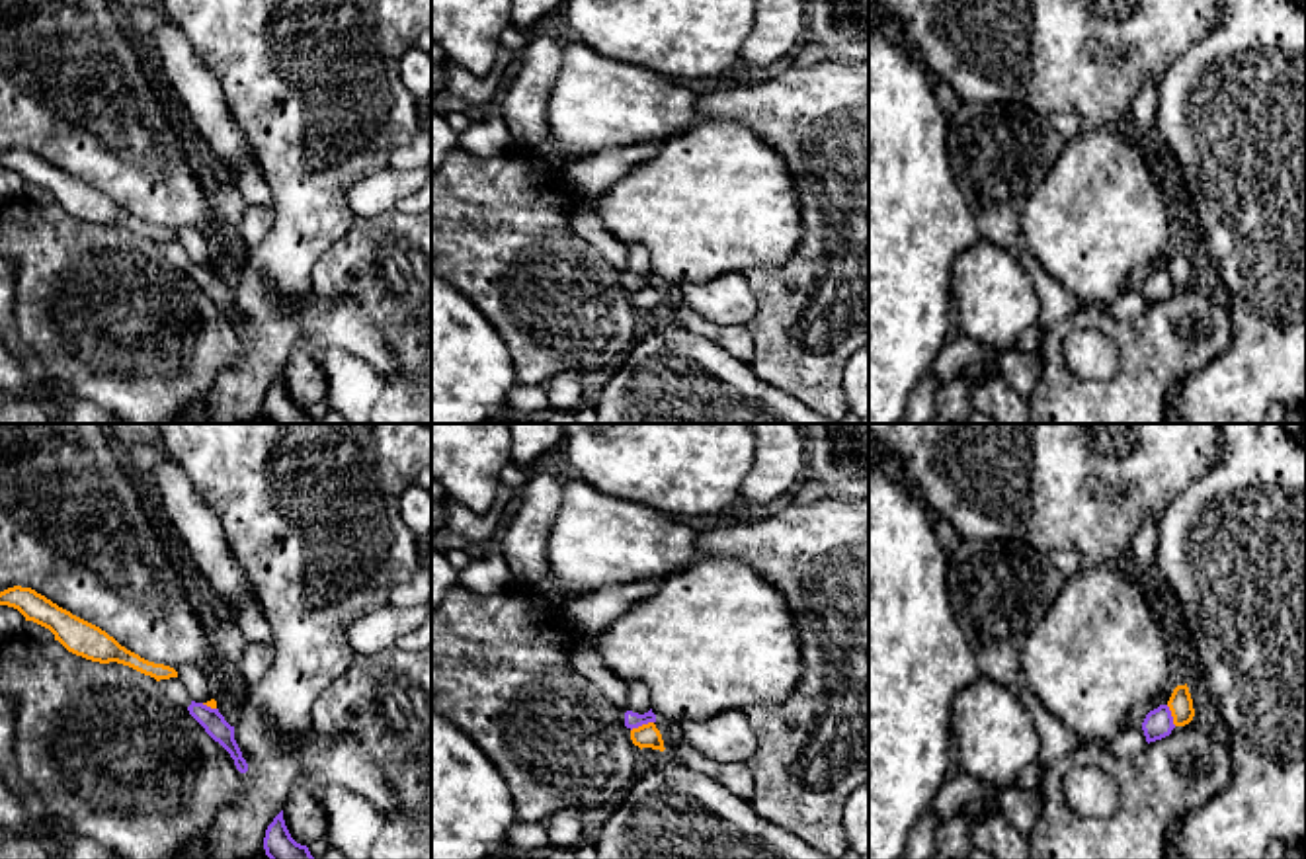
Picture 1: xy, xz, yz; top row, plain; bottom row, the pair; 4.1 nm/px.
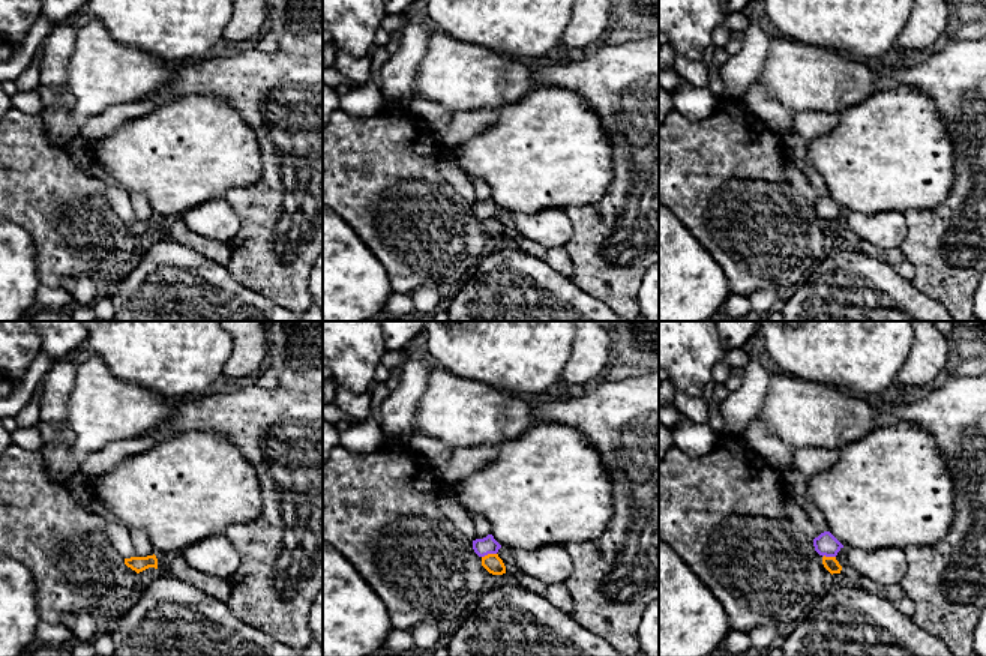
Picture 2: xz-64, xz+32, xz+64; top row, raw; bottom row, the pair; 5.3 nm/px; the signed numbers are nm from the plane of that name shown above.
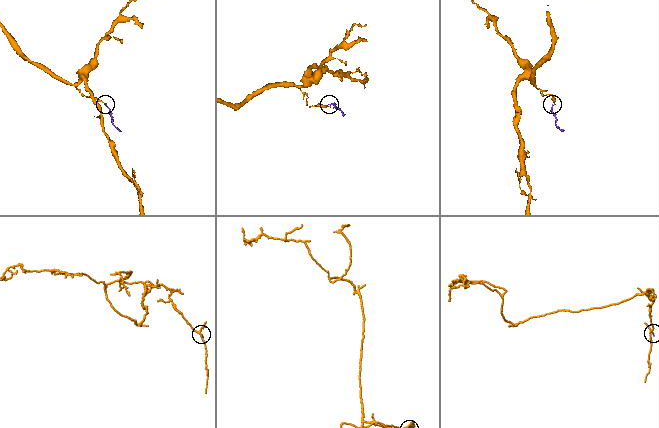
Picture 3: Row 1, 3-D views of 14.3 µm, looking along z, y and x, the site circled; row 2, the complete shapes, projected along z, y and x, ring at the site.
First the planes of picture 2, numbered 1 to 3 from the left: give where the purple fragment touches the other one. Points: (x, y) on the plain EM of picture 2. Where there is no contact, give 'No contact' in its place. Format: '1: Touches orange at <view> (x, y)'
1: No contact
2: Touches orange at xz+32 (488, 218)
3: Touches orange at xz+64 (829, 221)

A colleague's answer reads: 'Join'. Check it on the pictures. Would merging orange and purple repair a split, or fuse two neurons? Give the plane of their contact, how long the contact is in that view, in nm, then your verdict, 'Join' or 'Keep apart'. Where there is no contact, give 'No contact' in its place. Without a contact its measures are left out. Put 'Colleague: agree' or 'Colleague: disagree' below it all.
Touches orange in xz. Shared border 100 nm. Keep apart
Colleague: disagree

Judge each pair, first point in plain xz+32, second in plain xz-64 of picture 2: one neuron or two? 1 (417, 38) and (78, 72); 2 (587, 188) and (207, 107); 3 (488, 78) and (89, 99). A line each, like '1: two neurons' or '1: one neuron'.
1: two neurons
2: one neuron
3: one neuron

